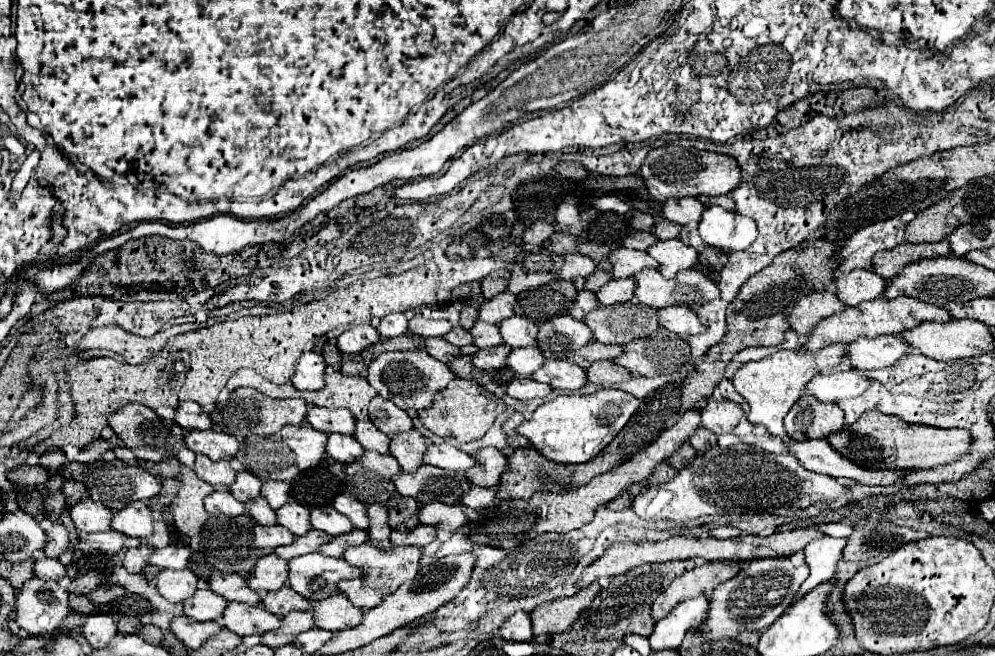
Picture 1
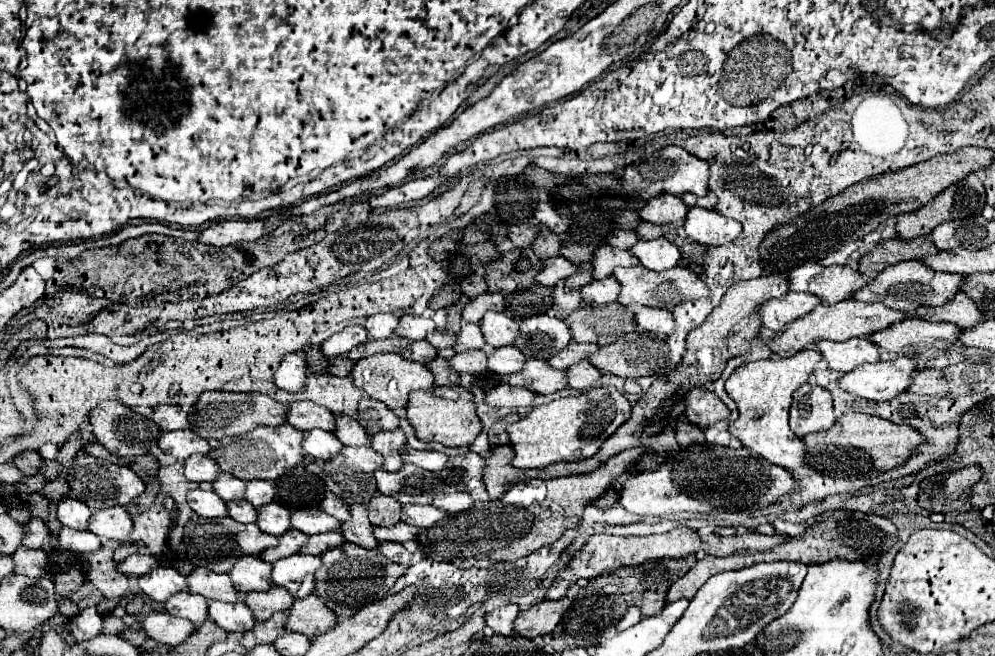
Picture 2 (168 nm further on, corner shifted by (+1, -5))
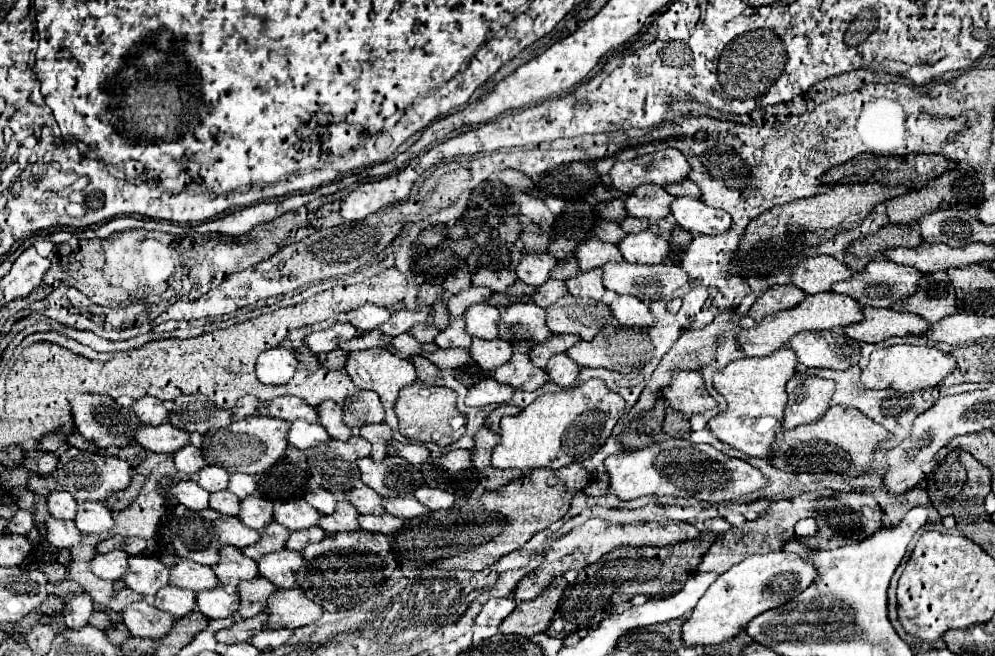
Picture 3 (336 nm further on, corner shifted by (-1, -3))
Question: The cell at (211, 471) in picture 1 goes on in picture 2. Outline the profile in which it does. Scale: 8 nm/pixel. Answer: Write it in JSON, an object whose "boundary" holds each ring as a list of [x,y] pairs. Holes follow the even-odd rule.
{"boundary":[[[191,456],[185,460],[185,478],[191,482],[213,482],[219,476],[219,466],[209,456]]]}

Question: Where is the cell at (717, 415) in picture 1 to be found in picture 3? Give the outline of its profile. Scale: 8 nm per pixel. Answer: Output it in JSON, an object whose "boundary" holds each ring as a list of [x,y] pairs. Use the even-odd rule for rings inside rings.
{"boundary":[[[675,372],[673,384],[663,390],[663,398],[687,418],[719,406],[707,392],[699,372]]]}

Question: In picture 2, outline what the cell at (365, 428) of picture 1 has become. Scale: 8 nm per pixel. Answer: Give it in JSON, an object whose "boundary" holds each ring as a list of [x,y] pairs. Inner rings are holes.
{"boundary":[[[337,416],[337,422],[335,422],[335,432],[333,432],[341,444],[345,446],[369,446],[369,436],[367,432],[357,424],[355,418],[349,418],[349,416]]]}

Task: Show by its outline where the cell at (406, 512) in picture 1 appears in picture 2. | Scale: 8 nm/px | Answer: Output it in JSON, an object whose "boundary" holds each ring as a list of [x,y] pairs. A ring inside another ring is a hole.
{"boundary":[[[375,494],[369,504],[369,520],[375,526],[393,526],[399,522],[399,512],[401,504],[395,498],[387,498],[383,494]]]}

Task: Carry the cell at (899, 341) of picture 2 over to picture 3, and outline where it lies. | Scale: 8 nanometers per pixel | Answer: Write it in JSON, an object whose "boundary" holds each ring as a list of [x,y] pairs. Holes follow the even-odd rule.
{"boundary":[[[863,308],[865,320],[859,324],[851,324],[845,328],[845,334],[859,342],[883,342],[893,336],[923,336],[931,324],[909,312],[895,310],[879,310],[879,308]]]}

